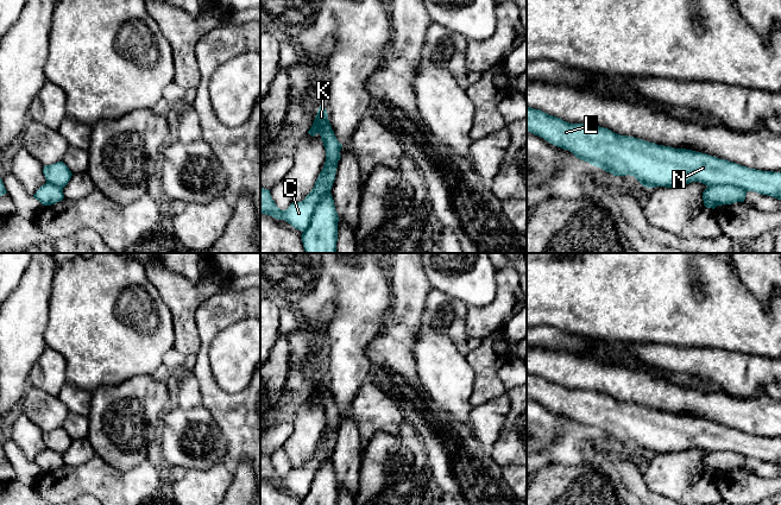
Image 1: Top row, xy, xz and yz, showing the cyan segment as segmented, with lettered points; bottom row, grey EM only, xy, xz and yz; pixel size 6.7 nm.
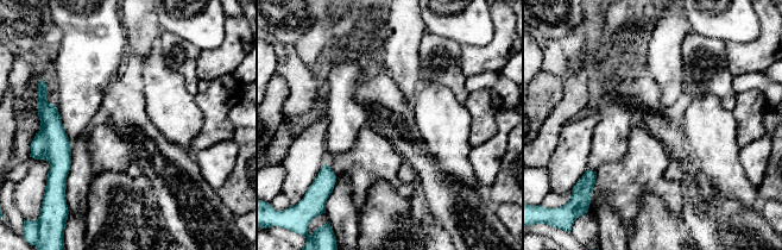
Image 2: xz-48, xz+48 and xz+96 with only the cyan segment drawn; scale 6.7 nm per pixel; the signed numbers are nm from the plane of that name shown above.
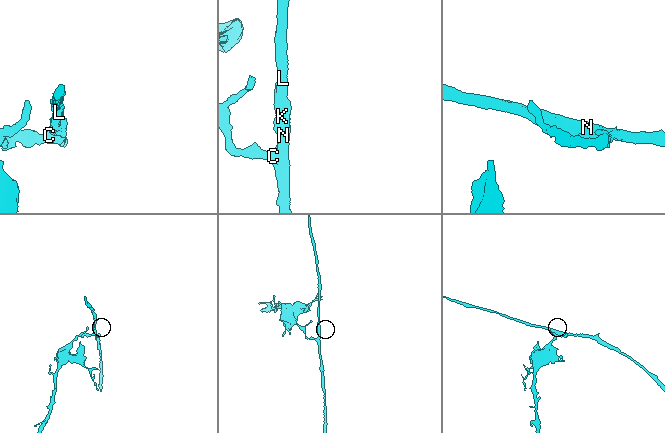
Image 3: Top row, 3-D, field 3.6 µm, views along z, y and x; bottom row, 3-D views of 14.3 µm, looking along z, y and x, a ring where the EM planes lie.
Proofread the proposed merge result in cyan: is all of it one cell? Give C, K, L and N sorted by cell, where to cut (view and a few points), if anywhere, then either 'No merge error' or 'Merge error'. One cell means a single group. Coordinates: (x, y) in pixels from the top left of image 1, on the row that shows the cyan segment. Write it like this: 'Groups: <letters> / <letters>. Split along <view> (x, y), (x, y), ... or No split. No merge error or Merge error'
Groups: C / K L N. Split along xz (331, 187), (321, 196), (309, 225), (302, 231). Merge error

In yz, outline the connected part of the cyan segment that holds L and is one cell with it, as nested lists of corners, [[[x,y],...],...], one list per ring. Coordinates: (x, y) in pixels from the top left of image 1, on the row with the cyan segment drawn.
[[[527,107],[527,132],[613,176],[634,176],[647,188],[674,188],[692,182],[730,184],[781,200],[781,172],[749,169],[706,153],[621,135],[592,124],[569,124],[530,107]]]

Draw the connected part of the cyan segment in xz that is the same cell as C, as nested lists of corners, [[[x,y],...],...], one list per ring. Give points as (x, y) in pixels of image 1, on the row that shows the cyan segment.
[[[338,164],[322,169],[314,188],[301,202],[292,202],[288,209],[281,210],[271,197],[270,190],[260,188],[260,214],[284,220],[298,231],[306,231],[321,196],[333,187]]]

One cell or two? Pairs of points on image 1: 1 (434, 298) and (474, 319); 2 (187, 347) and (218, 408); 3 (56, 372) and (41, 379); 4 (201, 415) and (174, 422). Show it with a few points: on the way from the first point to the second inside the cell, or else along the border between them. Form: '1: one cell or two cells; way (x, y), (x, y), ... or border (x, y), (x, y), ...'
1: two cells; border (466, 307), (466, 334), (468, 338)
2: two cells; border (195, 324), (200, 340), (200, 348), (196, 353)
3: one cell; way (52, 372), (44, 376)
4: one cell; way (194, 416), (186, 416), (181, 421)

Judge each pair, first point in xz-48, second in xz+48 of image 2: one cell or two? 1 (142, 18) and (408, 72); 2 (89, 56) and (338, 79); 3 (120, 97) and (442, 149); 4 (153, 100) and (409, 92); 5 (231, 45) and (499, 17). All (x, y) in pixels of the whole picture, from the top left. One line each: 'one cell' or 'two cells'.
1: one cell
2: one cell
3: two cells
4: two cells
5: one cell

